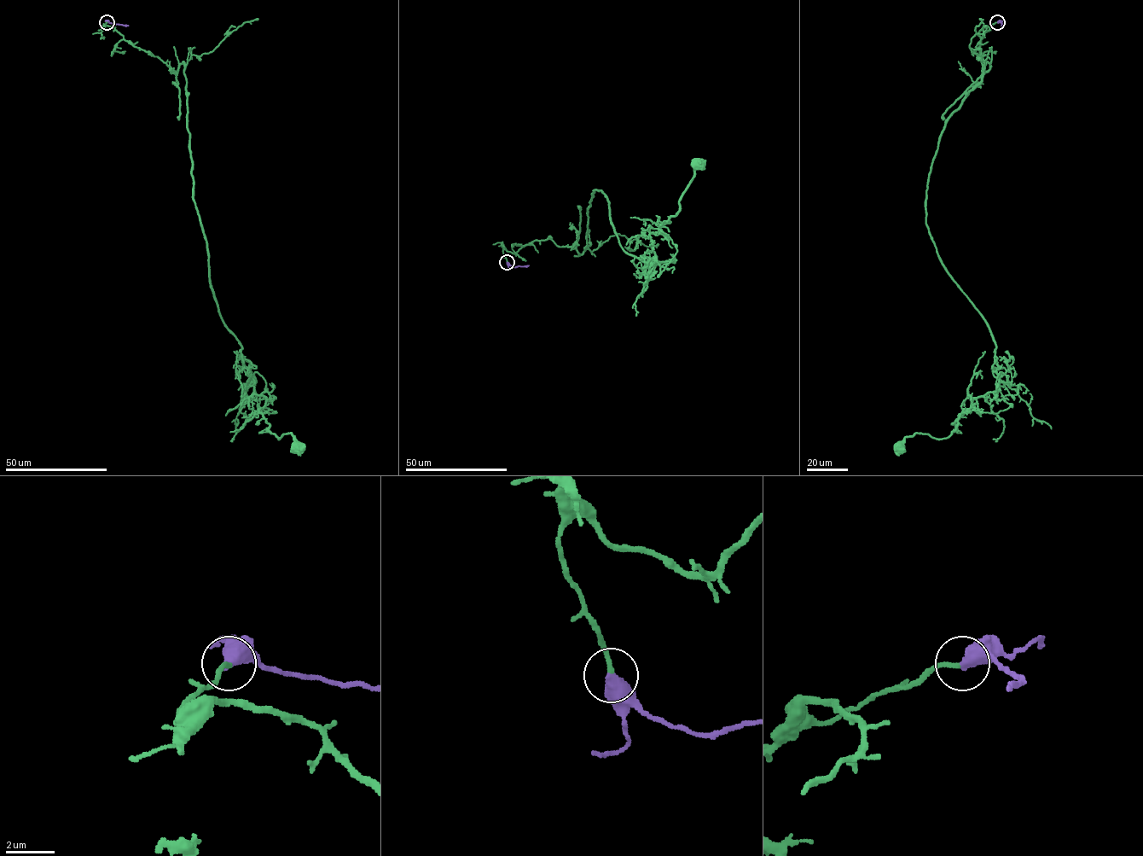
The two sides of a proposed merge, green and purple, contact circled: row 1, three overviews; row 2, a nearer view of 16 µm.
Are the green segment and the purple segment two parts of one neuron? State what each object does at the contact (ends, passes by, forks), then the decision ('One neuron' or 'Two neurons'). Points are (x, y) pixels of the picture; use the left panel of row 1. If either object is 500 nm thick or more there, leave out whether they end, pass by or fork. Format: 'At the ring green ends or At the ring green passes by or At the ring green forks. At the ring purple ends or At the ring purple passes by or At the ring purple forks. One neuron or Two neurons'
One neuron

